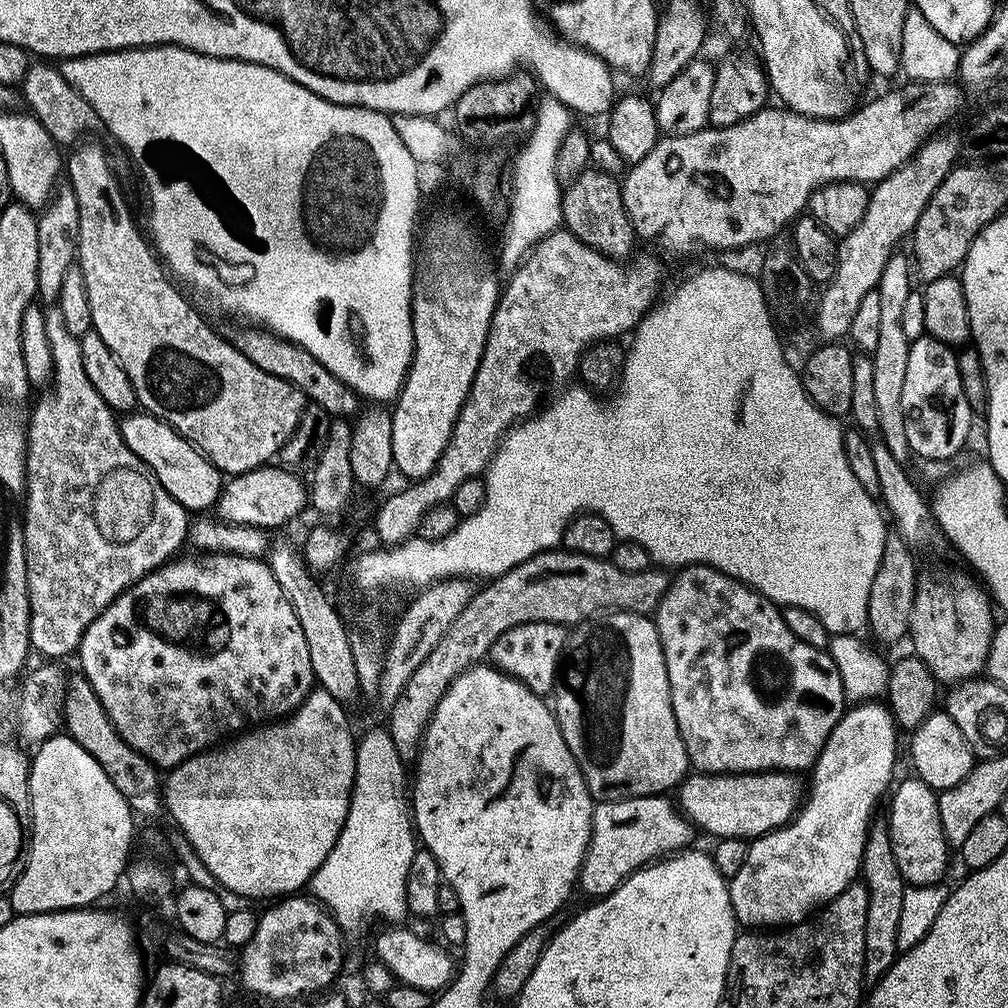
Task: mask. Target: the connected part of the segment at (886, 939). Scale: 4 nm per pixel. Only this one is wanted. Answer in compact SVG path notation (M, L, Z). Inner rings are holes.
M873 823L868 830L868 841L864 847L862 883L868 889L868 917L864 939L864 978L869 985L877 982L895 964L898 955L898 918L902 915L902 898L906 881L900 872L896 855L892 849L892 833L883 823Z

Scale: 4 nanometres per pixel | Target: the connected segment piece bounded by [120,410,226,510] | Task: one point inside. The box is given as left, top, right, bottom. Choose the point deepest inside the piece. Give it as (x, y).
(186, 473)

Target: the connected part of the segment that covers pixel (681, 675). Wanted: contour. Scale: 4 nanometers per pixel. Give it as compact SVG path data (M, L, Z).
M689 564L677 571L671 577L668 589L664 591L664 597L654 613L654 623L660 641L662 642L662 654L668 671L670 682L670 698L674 706L674 718L678 722L678 730L682 734L682 742L686 746L688 763L700 774L743 774L745 772L770 772L773 770L800 770L813 763L824 748L824 743L832 737L832 731L841 716L846 711L843 682L839 676L838 666L835 665L829 651L810 641L803 641L786 626L783 621L782 611L762 593L751 588L749 584L743 584L719 572L709 564Z

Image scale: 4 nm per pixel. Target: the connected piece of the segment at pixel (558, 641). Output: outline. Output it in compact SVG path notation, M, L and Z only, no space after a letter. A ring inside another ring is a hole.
M528 620L506 630L492 643L490 660L505 676L513 676L514 679L522 681L531 692L545 694L544 692L550 691L556 684L556 671L560 668L560 656L562 660L565 655L568 638L565 625L553 624L551 620Z

